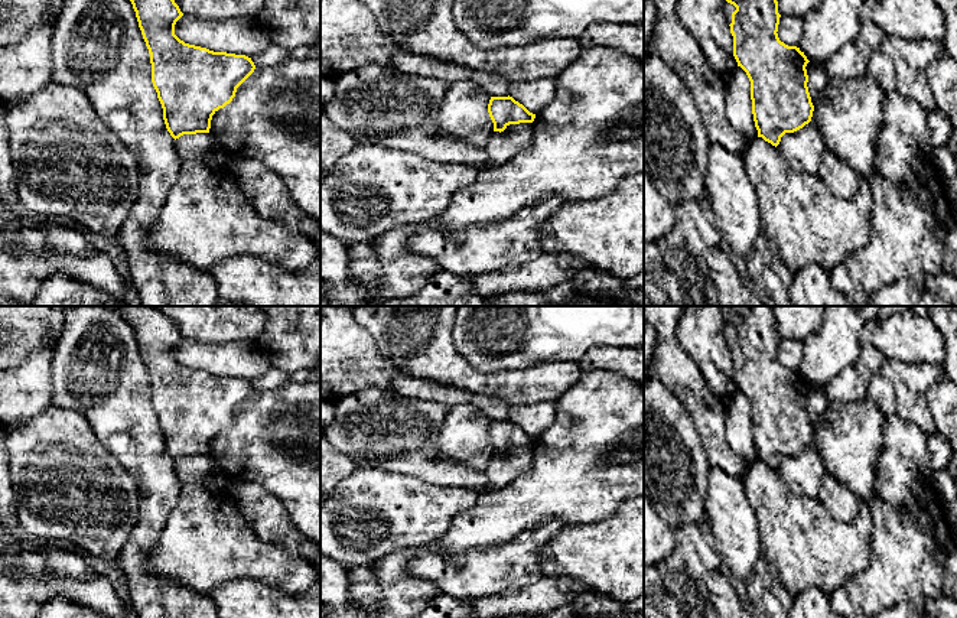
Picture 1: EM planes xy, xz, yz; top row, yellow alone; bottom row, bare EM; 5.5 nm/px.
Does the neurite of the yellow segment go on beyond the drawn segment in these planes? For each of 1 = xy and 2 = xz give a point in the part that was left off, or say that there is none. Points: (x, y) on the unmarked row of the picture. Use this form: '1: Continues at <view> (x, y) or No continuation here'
1: No continuation here
2: No continuation here

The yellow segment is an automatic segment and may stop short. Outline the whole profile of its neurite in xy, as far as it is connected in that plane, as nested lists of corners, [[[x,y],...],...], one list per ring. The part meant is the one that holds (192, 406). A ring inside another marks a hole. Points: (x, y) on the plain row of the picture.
[[[118,306],[118,312],[131,325],[149,373],[152,406],[167,455],[175,464],[183,458],[209,456],[212,439],[232,425],[237,412],[254,396],[254,386],[245,378],[214,375],[180,364],[175,348],[183,336],[154,306]]]

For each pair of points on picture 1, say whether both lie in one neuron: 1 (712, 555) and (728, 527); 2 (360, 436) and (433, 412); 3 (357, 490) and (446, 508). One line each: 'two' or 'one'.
1: two
2: one
3: one

